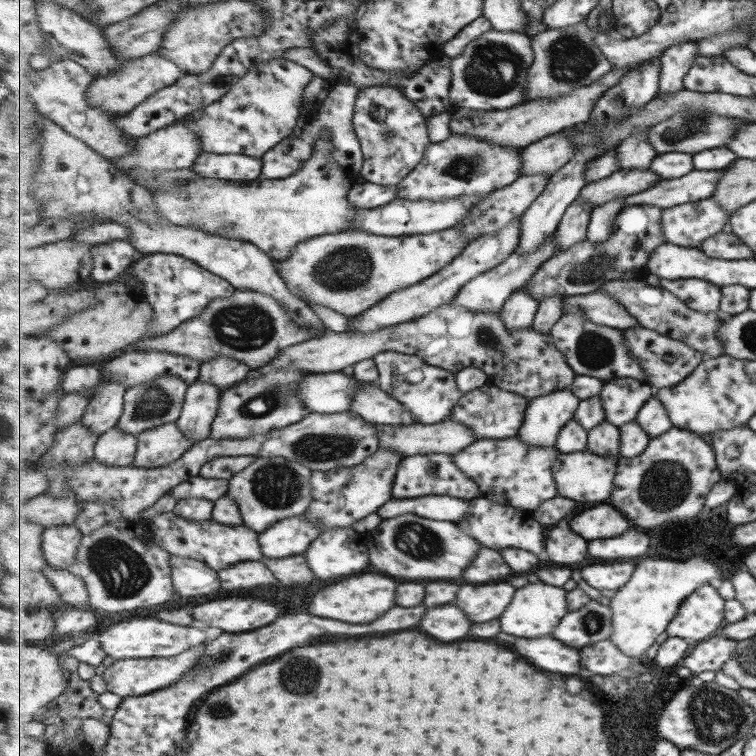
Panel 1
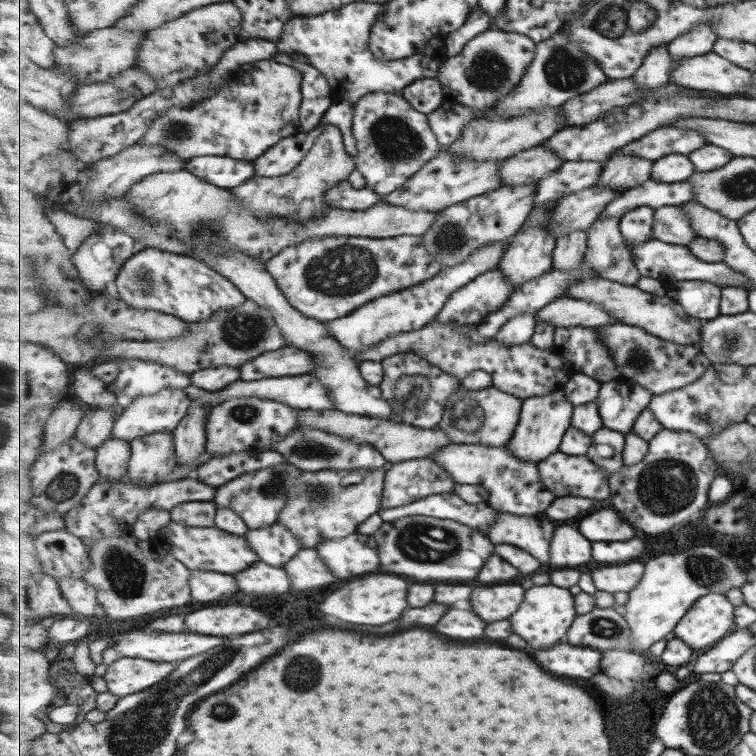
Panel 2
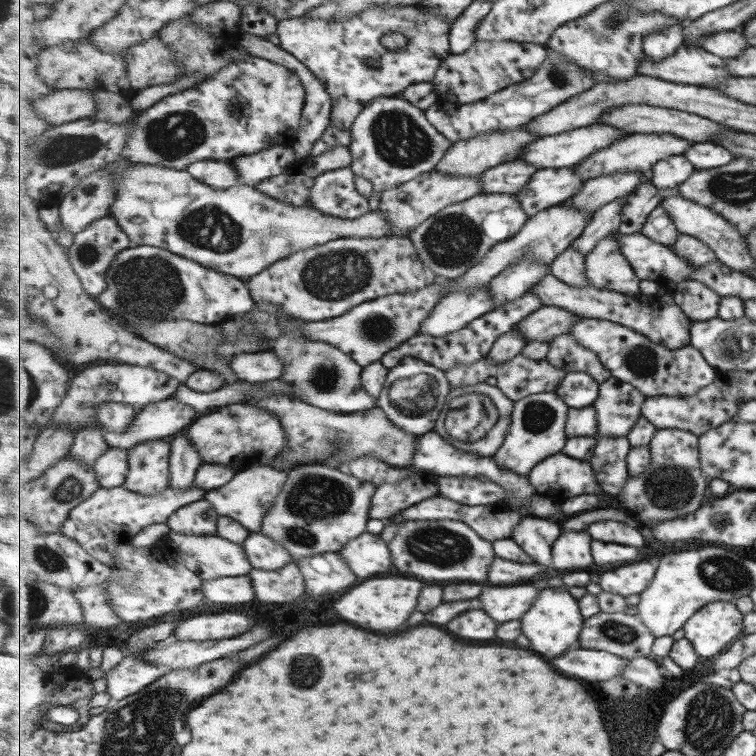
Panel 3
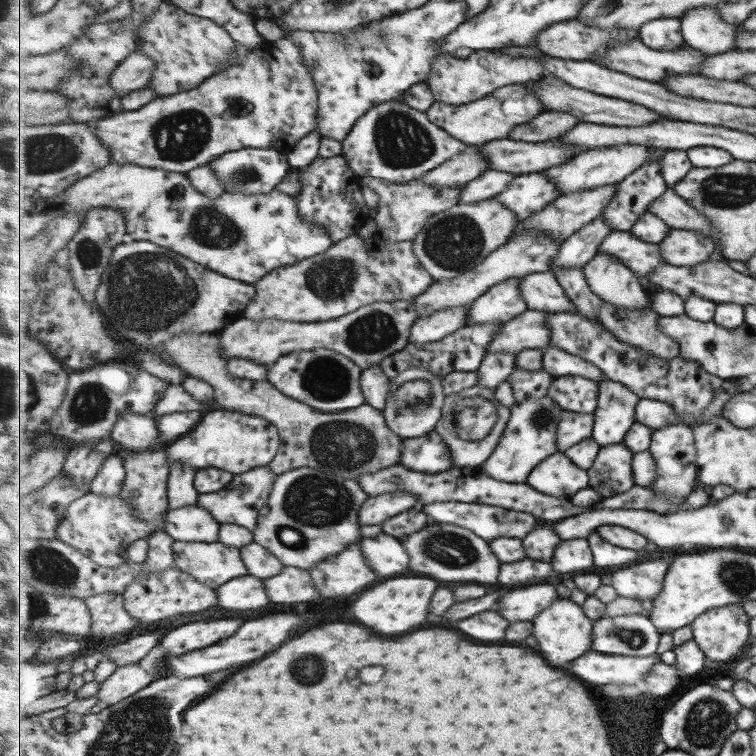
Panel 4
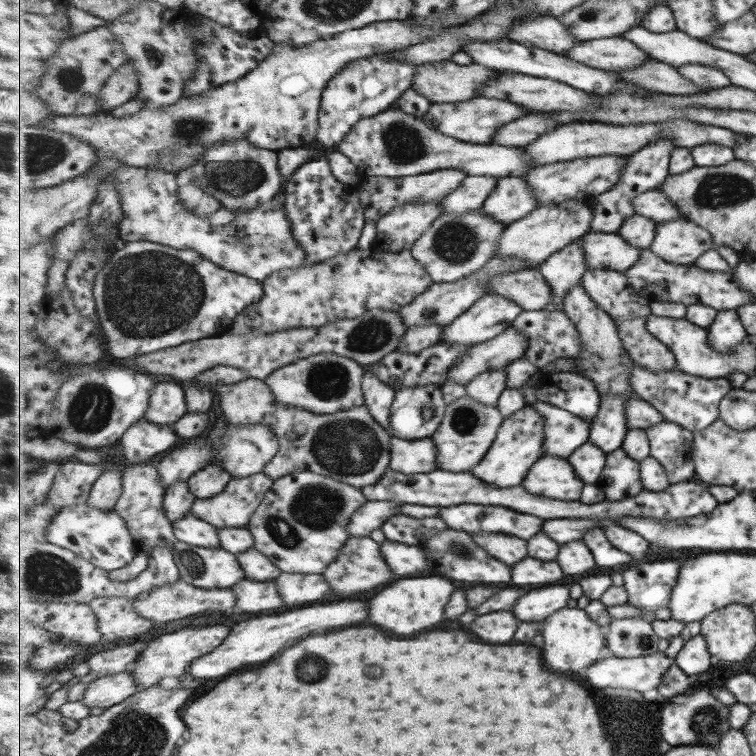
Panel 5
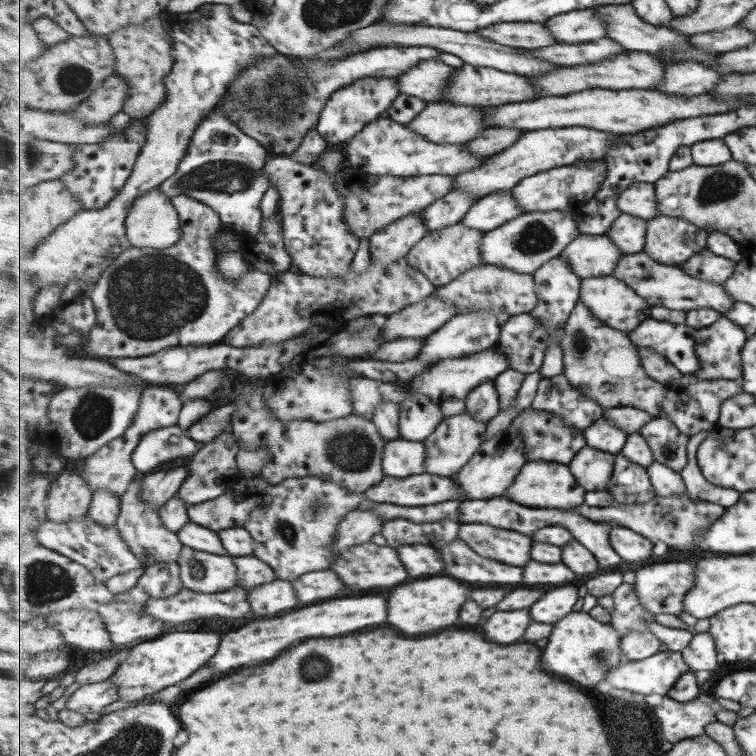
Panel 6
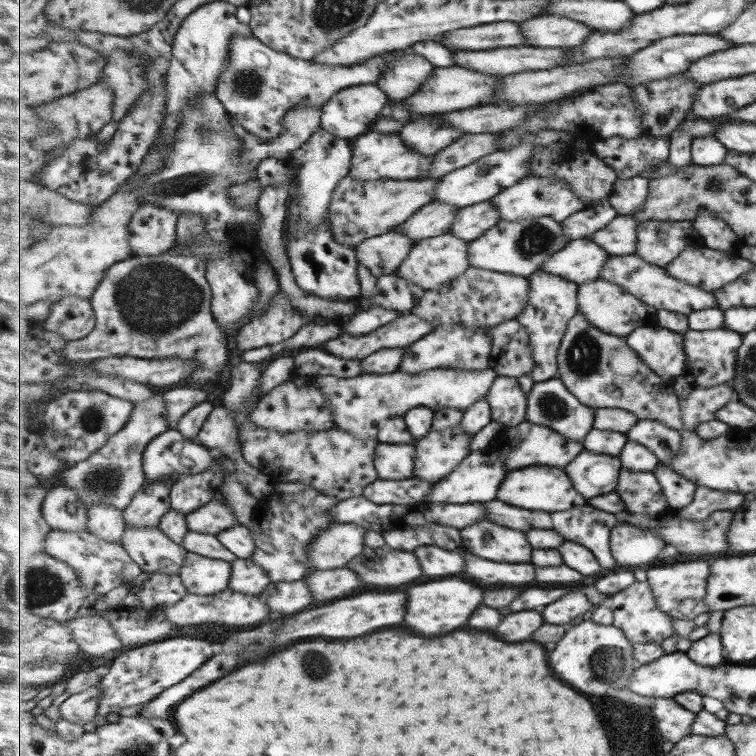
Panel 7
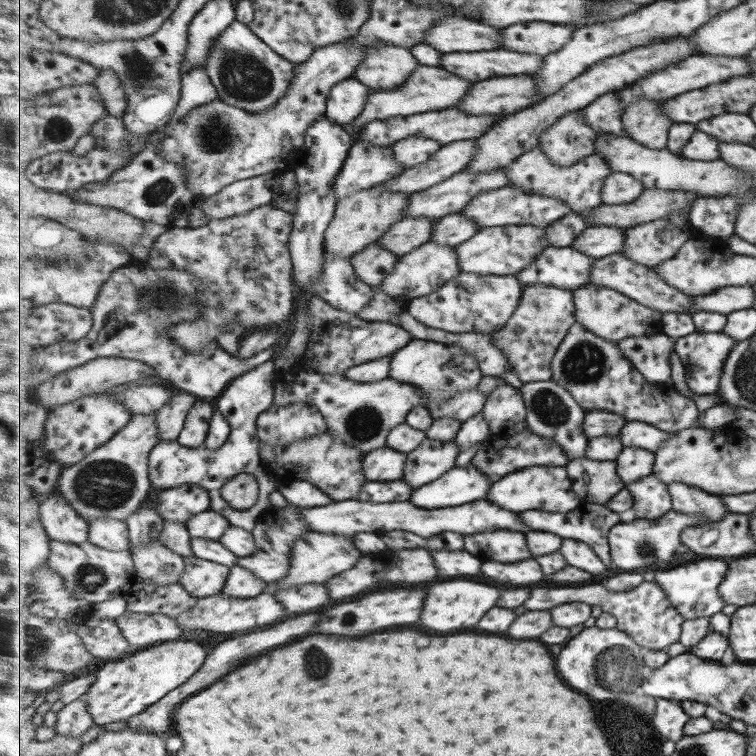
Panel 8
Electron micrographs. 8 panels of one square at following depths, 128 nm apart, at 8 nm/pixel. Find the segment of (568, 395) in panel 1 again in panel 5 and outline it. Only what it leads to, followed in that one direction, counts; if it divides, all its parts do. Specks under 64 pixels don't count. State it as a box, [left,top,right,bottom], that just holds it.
[473,404,545,488]

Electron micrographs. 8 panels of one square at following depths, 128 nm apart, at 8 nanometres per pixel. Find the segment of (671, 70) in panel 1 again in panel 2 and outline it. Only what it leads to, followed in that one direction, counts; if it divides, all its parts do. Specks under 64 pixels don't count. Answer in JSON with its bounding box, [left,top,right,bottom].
[668,22,717,68]

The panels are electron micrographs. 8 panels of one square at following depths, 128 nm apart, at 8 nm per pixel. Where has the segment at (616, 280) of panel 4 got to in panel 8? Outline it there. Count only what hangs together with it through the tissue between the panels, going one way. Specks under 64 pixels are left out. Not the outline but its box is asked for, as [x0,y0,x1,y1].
[573,283,664,342]

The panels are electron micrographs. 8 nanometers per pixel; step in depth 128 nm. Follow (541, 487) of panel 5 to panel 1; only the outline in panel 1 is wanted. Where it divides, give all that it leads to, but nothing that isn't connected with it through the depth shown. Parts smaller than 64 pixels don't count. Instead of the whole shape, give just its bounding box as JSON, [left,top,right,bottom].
[553,449,619,502]

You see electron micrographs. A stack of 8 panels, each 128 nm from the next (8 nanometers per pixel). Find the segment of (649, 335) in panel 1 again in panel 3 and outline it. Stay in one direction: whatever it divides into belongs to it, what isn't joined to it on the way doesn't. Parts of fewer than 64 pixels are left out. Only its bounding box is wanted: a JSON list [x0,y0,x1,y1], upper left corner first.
[569,318,722,397]

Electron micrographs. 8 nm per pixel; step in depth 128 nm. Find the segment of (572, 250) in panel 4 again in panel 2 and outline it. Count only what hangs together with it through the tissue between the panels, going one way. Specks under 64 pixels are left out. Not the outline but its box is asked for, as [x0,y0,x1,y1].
[599,179,695,218]

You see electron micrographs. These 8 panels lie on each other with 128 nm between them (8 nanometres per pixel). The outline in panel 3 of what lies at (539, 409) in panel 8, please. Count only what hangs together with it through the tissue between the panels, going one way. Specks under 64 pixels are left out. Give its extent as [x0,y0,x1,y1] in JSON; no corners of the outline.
[556,372,600,408]

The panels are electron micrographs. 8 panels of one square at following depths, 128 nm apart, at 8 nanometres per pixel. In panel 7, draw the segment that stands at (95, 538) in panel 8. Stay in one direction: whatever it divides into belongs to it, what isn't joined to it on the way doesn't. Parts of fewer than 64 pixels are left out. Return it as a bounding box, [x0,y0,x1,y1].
[88,504,125,544]

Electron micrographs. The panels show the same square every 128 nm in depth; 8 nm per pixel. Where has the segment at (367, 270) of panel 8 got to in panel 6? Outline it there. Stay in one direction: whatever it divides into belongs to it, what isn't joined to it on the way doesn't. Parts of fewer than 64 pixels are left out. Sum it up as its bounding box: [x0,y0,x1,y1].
[369,213,429,264]

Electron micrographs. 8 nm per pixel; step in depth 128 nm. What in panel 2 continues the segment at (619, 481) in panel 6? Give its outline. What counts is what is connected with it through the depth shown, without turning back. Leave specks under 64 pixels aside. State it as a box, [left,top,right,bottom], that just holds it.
[588,427,625,474]

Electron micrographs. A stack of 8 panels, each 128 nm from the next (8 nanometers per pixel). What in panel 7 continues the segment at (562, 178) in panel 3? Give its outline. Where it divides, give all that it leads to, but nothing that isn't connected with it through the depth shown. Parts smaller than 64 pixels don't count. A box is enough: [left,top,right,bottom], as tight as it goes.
[450,202,501,242]

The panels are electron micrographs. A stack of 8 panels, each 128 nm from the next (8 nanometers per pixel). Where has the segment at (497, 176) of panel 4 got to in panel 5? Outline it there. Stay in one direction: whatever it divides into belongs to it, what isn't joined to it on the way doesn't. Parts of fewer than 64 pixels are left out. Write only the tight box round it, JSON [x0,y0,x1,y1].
[440,176,499,215]

